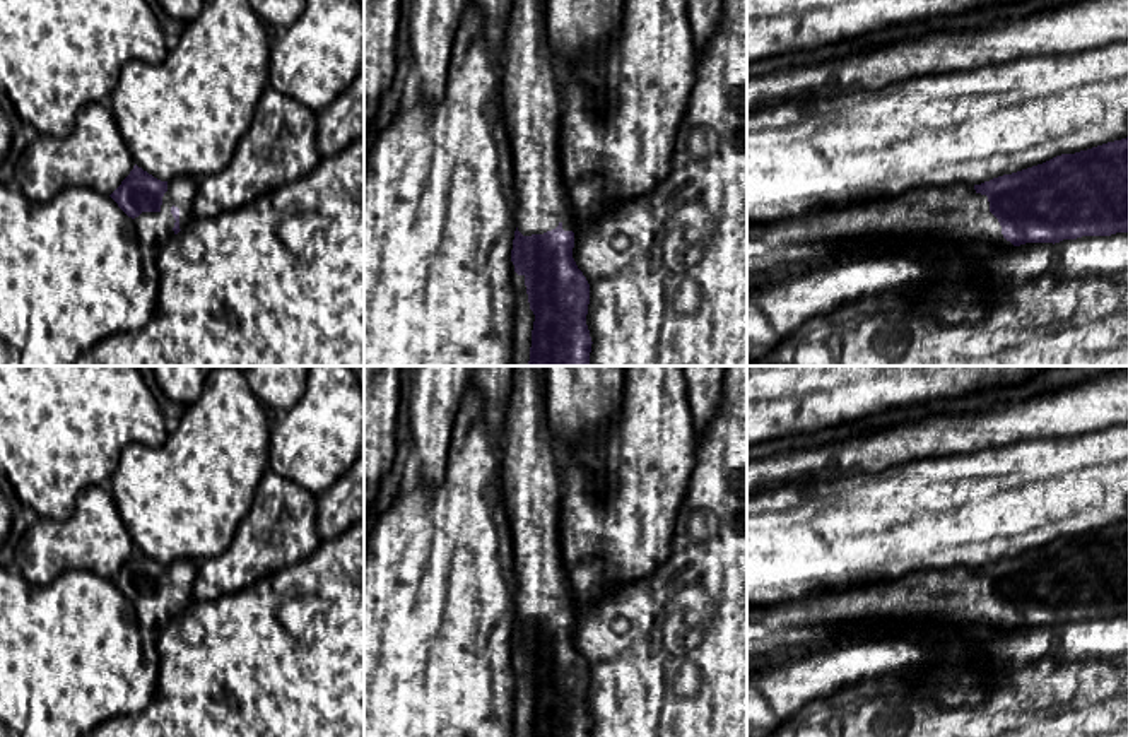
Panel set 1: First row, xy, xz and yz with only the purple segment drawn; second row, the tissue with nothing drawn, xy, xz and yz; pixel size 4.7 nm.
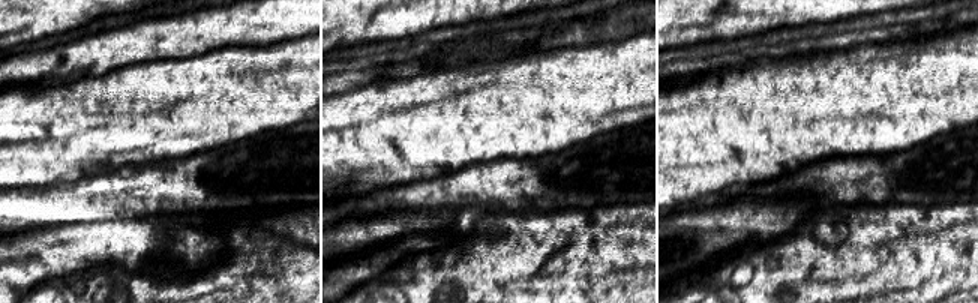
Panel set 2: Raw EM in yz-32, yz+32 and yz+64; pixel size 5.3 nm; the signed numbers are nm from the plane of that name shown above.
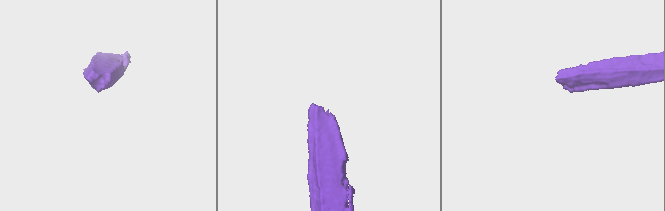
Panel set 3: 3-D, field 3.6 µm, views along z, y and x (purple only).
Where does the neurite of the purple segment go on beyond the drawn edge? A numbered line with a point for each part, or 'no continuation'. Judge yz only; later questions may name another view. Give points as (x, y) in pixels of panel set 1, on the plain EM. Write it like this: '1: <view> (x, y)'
1: yz (954, 601)

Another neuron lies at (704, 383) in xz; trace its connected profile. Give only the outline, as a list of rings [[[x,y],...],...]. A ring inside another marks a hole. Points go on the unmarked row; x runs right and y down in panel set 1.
[[[682,366],[697,441],[711,424],[721,397],[725,366]]]

